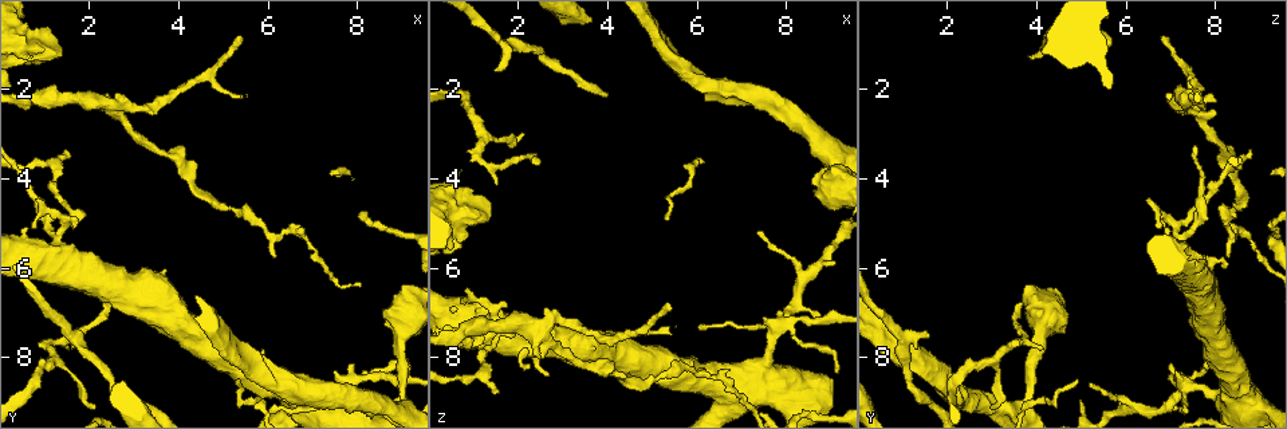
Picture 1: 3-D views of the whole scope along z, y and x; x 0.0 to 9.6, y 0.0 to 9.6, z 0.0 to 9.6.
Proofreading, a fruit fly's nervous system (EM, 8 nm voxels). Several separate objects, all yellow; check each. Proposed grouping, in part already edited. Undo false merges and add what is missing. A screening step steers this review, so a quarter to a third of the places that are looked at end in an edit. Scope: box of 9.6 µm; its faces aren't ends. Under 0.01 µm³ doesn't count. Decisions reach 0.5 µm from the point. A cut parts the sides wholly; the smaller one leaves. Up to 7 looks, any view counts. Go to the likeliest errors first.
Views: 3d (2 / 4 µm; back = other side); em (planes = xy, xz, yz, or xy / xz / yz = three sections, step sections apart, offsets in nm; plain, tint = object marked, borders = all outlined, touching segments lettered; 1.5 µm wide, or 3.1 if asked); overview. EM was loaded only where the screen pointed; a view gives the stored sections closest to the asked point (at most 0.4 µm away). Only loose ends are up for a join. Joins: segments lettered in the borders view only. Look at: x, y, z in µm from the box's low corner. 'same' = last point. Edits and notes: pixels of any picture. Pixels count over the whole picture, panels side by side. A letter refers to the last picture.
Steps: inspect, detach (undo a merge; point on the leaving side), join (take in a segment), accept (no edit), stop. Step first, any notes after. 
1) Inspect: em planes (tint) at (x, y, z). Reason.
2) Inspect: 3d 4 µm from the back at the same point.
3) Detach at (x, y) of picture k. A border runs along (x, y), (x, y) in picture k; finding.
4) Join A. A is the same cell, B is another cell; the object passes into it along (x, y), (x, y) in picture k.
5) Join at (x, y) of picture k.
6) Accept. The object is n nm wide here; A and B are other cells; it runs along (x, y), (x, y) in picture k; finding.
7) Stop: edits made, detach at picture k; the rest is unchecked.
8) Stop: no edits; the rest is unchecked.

Inspect: em planes (plain) at (0.60, 1.25, 3.85). Branch stops here.

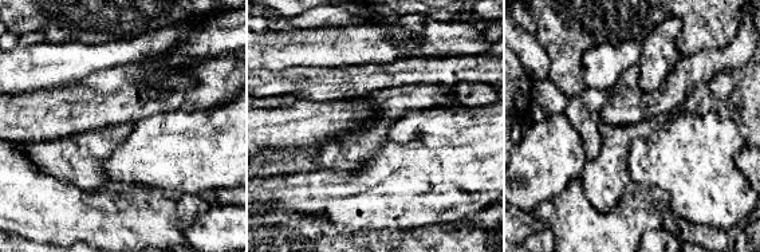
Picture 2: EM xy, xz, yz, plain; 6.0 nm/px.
Inspect: em planes (tint) at the same point. With the object marked.

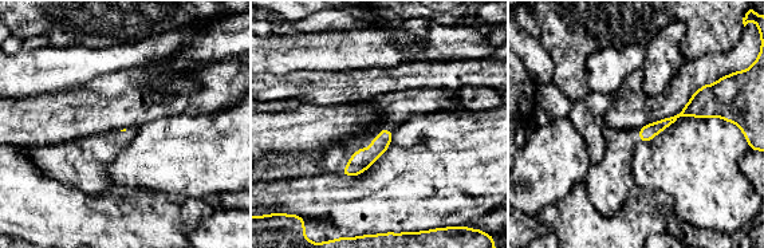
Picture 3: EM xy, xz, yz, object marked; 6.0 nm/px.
Inspect: em planes (borders) at the same point. See the neighbours.

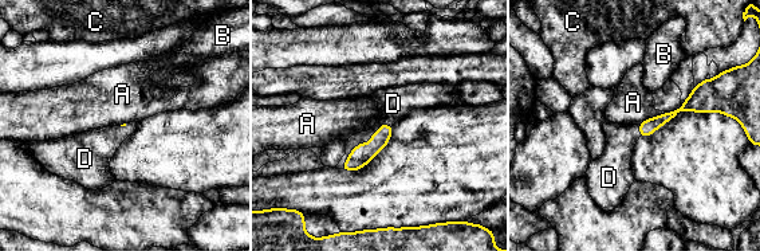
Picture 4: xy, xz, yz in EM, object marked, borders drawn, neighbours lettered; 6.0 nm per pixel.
Join D. D is the same cell, A, B and C are other cells; it goes on there.

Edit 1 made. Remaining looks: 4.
Inspect: 3d 4 µm at (6.70, 5.15, 8.50). Sharp bend.

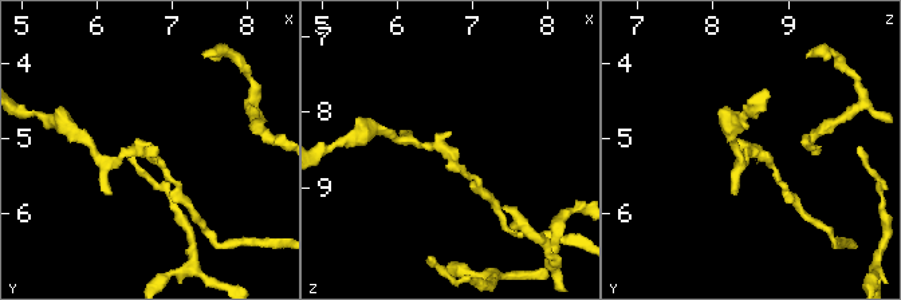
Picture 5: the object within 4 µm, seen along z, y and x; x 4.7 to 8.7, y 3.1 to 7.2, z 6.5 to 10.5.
Inspect: em xz step 8 (borders) at (6.65, 5.20, 8.50).

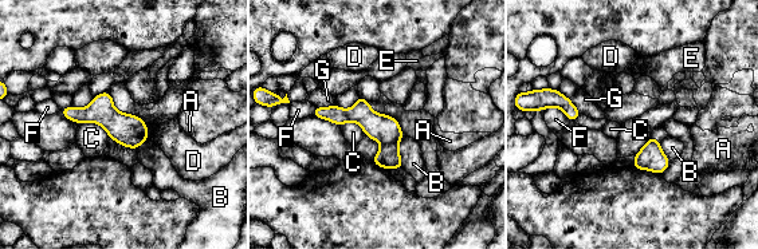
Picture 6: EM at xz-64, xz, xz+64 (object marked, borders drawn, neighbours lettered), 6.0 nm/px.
Detach at (384, 129) of picture 6. A, B, C, D, E, F and G are other cells; the part that leaves runs along (315, 113), (364, 115), (399, 135) in picture 6; a second cell is stuck on.

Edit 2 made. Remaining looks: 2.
Stop: edits made, join at picture 4, detach at picture 6; the rest is unchecked.

